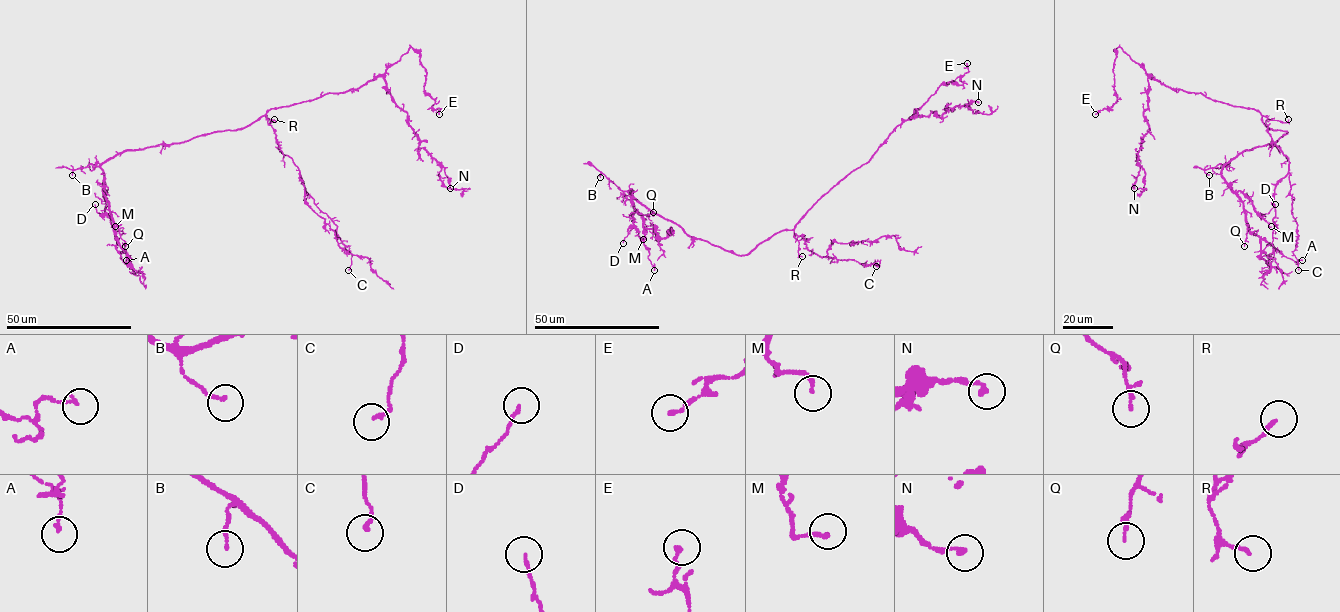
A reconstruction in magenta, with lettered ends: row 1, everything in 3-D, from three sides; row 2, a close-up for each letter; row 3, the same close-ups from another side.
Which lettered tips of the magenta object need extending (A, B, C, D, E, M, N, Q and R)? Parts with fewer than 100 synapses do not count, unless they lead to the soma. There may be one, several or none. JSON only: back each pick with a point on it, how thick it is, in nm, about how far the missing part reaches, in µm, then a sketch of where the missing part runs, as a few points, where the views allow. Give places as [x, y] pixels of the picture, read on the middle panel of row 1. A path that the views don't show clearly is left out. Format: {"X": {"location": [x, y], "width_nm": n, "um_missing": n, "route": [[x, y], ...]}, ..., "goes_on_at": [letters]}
{"goes_on_at": []}

